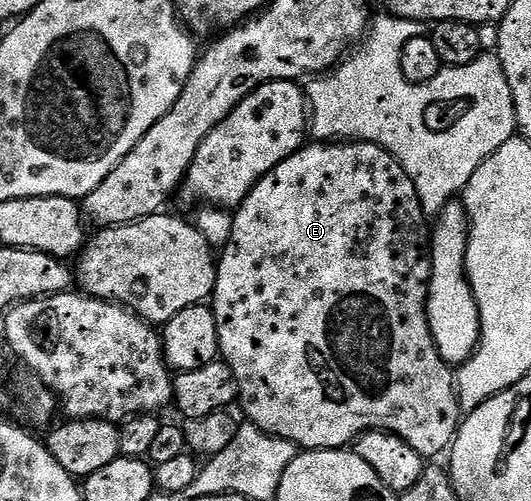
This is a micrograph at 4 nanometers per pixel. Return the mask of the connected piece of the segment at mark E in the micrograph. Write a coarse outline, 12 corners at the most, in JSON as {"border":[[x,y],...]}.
{"border":[[378,143],[234,212],[222,362],[308,451],[461,422],[429,219]]}

